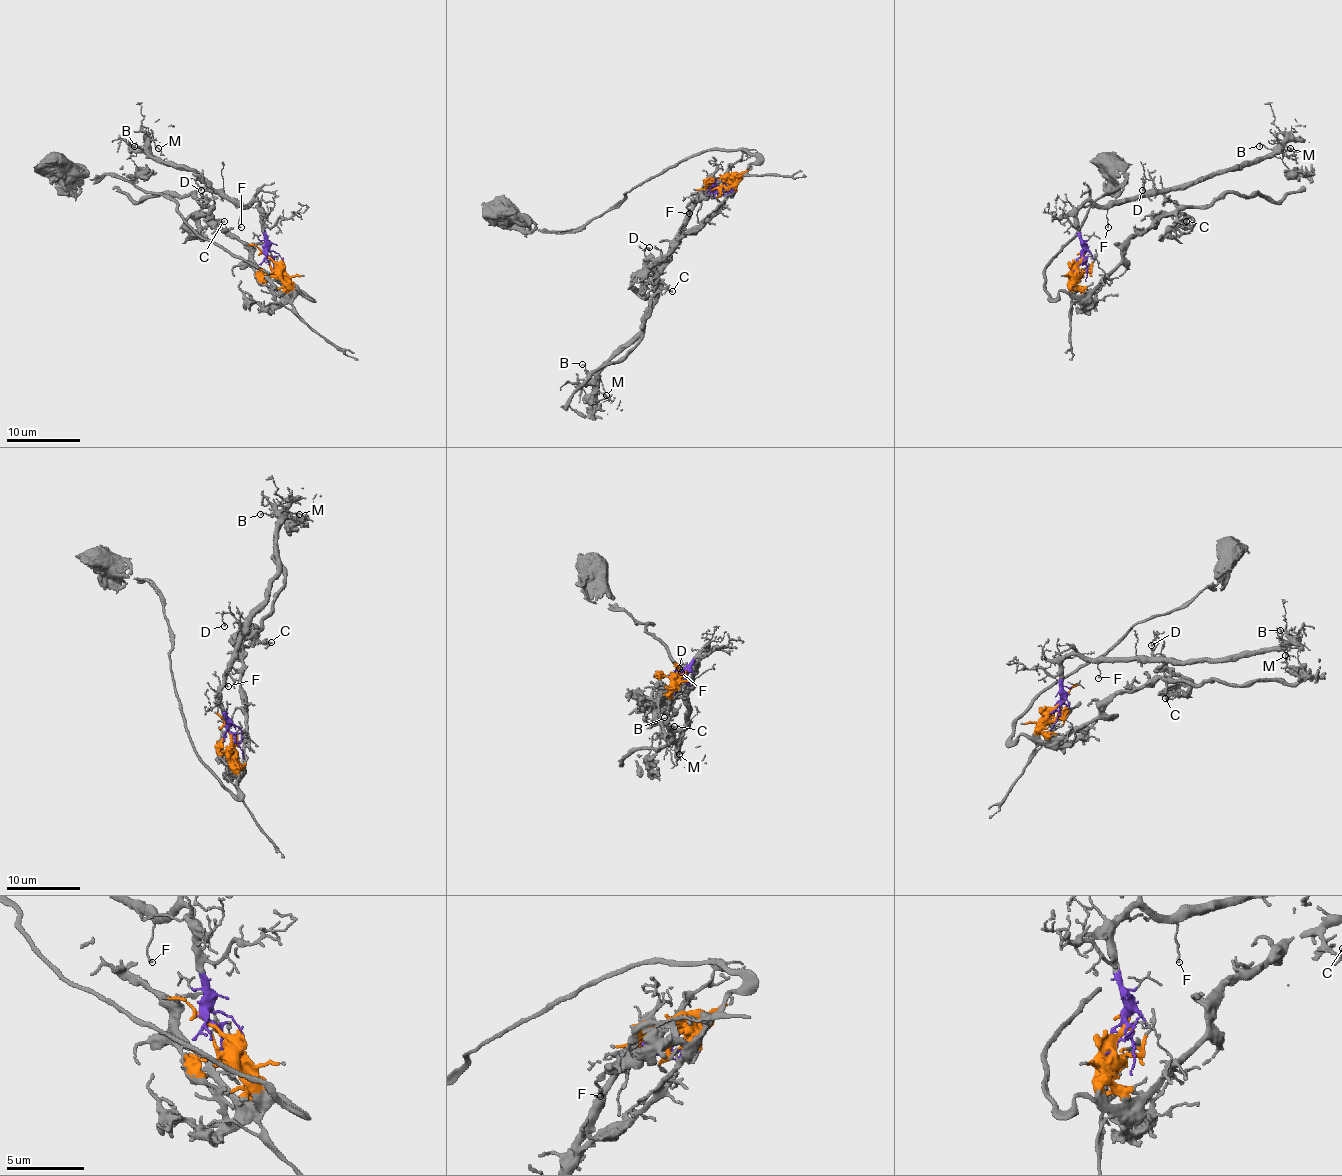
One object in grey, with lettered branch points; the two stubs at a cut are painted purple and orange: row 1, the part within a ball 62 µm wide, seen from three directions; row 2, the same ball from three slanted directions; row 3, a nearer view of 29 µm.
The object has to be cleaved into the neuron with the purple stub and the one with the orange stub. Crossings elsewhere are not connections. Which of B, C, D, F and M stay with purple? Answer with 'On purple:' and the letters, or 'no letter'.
On purple: B, D, F, M

